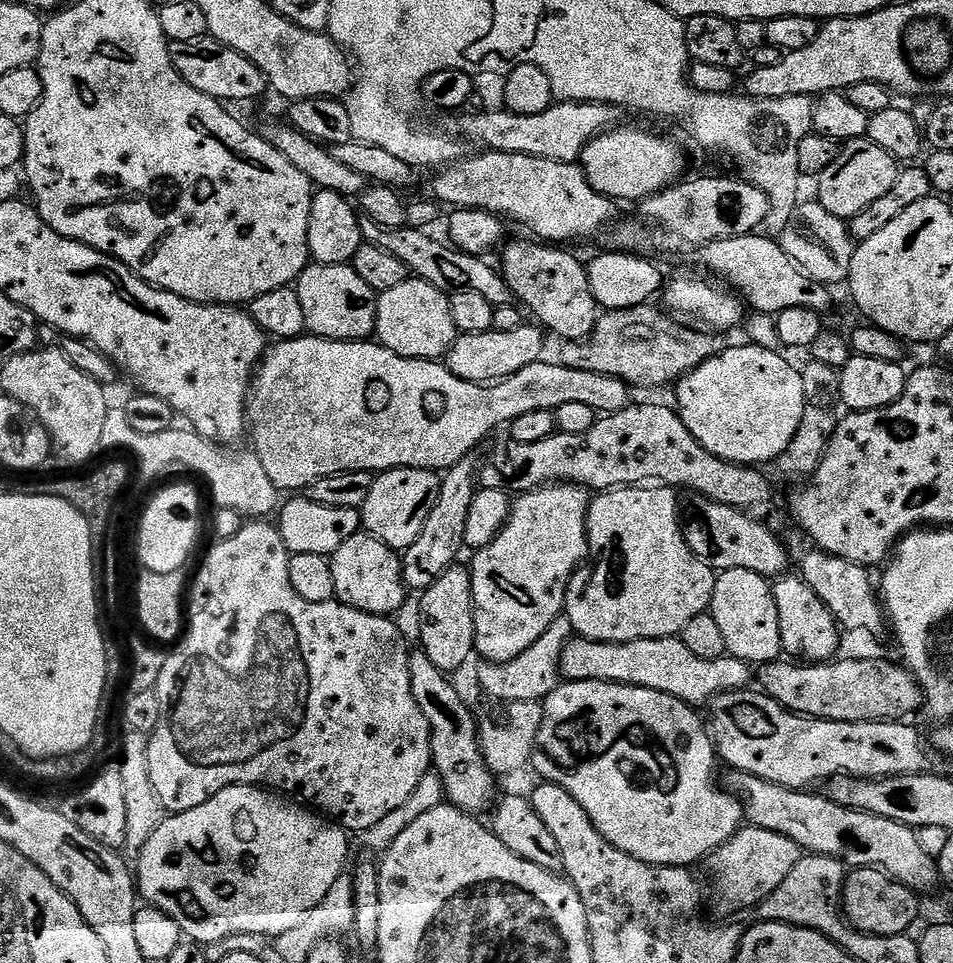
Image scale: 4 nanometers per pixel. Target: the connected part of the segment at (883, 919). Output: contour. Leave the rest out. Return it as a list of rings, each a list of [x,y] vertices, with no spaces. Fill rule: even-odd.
[[[853,867],[845,875],[844,886],[840,894],[840,902],[844,916],[857,928],[869,936],[903,936],[910,922],[922,915],[921,897],[880,871],[879,868]]]

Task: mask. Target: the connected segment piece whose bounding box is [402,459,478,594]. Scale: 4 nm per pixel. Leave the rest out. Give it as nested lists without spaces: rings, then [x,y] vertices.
[[[471,459],[461,460],[443,473],[438,502],[434,502],[434,510],[430,510],[430,518],[426,518],[426,526],[422,526],[422,534],[402,552],[405,589],[412,591],[413,588],[416,594],[423,594],[446,569],[459,561],[456,559],[460,552],[465,551],[466,514],[470,514],[470,502],[474,502],[478,491],[472,463]]]

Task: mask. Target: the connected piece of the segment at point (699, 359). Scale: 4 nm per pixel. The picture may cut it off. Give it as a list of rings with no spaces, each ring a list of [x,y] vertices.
[[[647,303],[642,307],[605,311],[586,341],[563,341],[555,361],[568,369],[618,377],[634,388],[660,388],[677,383],[686,373],[724,350],[726,342],[718,337],[721,335],[676,324],[673,315],[662,313],[656,306]]]

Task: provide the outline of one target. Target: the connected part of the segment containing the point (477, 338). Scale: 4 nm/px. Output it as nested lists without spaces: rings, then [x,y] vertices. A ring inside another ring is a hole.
[[[525,326],[509,332],[493,330],[482,334],[457,335],[446,357],[446,367],[466,382],[489,385],[502,381],[508,376],[518,374],[518,370],[537,363],[543,357],[540,355],[544,352],[545,333],[539,327],[536,328]]]

